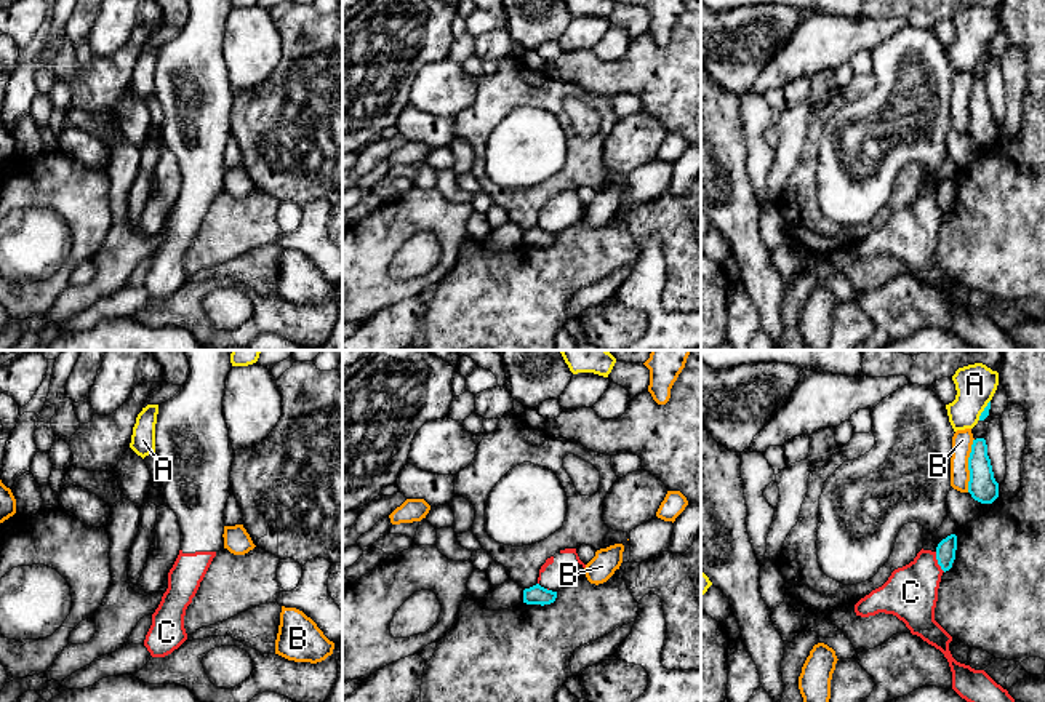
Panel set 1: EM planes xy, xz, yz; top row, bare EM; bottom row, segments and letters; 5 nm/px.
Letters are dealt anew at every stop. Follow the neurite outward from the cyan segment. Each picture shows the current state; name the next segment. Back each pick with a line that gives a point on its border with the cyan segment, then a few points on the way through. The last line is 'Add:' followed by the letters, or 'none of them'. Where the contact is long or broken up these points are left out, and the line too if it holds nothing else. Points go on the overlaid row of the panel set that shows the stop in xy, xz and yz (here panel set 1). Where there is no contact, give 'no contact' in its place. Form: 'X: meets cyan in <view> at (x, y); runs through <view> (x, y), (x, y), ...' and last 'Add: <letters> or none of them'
Add: none of them

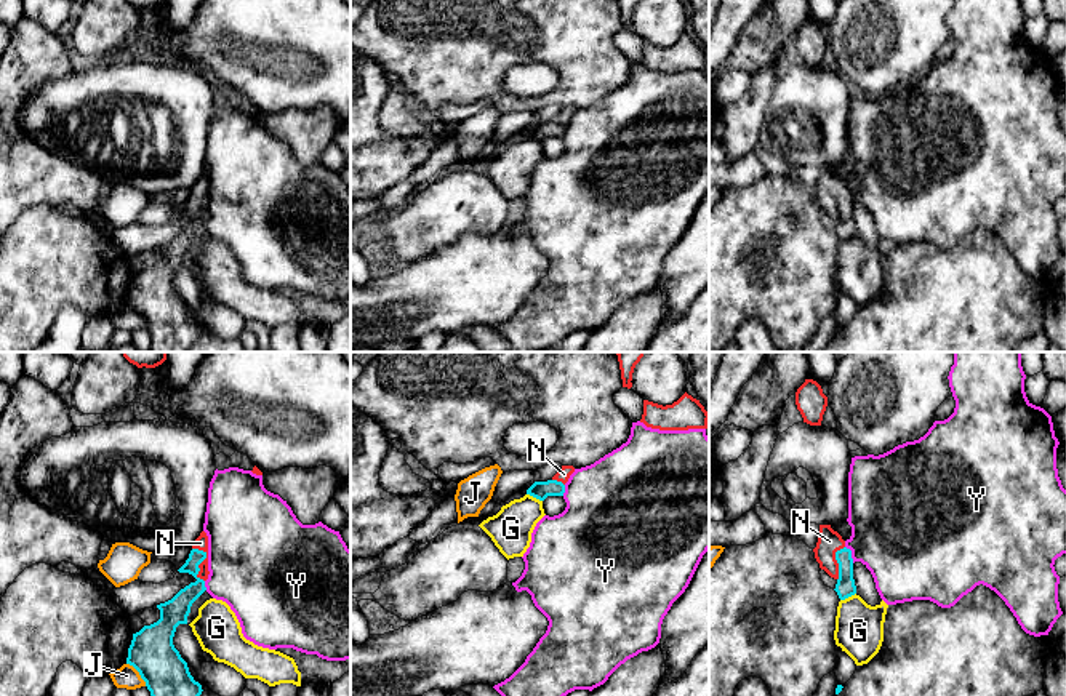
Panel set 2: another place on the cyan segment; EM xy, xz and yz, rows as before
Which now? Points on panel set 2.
N: meets cyan in xy at (202, 560); runs through xy (181, 602), (199, 584), (202, 560), (200, 543)
Add: N

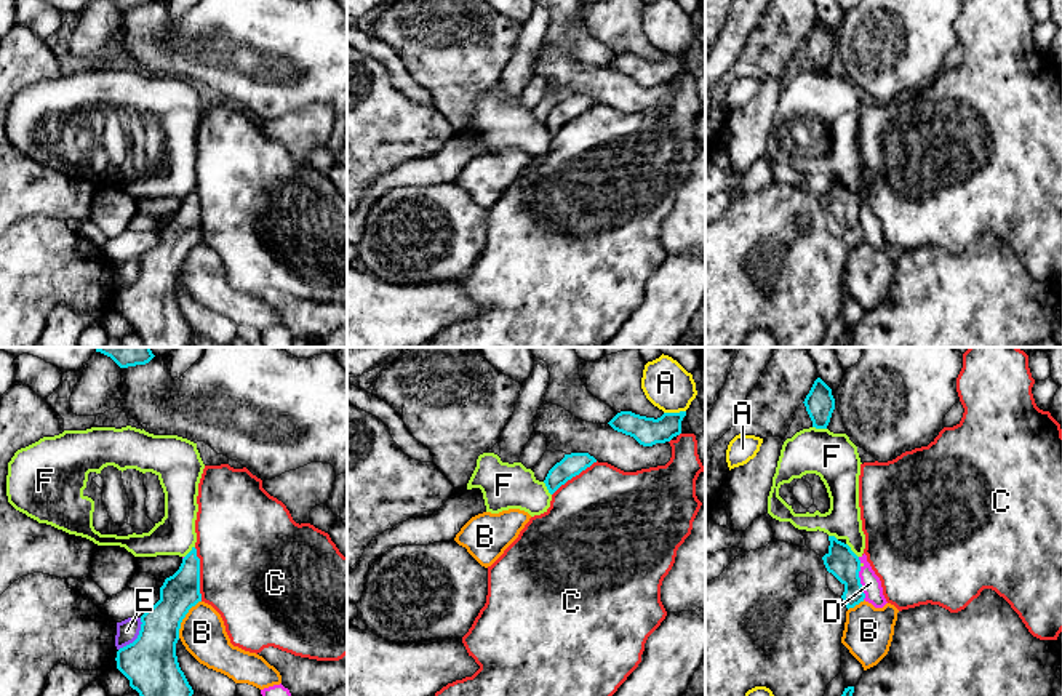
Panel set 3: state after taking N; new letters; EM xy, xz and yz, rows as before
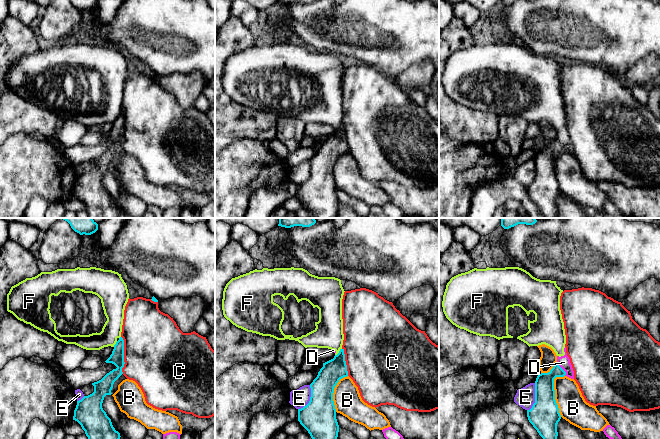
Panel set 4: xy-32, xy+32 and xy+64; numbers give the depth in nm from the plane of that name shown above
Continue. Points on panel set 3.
Add: none of them

